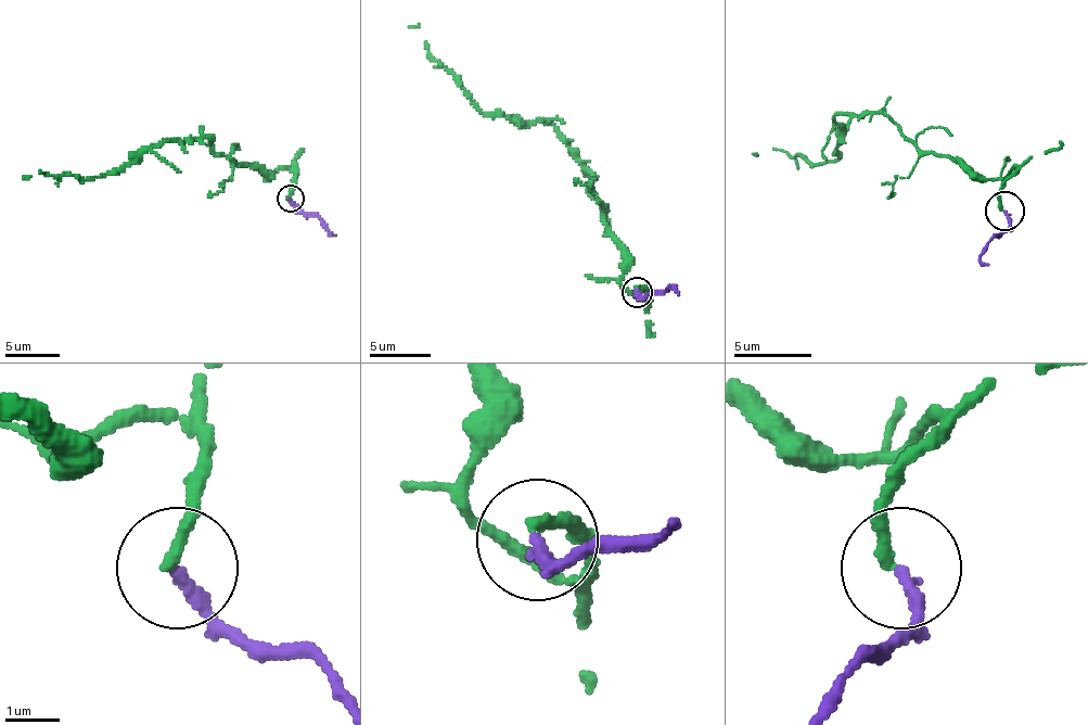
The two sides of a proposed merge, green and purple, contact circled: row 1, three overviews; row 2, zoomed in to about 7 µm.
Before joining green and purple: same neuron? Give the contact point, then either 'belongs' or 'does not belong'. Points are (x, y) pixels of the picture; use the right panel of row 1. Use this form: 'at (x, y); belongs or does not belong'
at (1005, 211); does not belong

